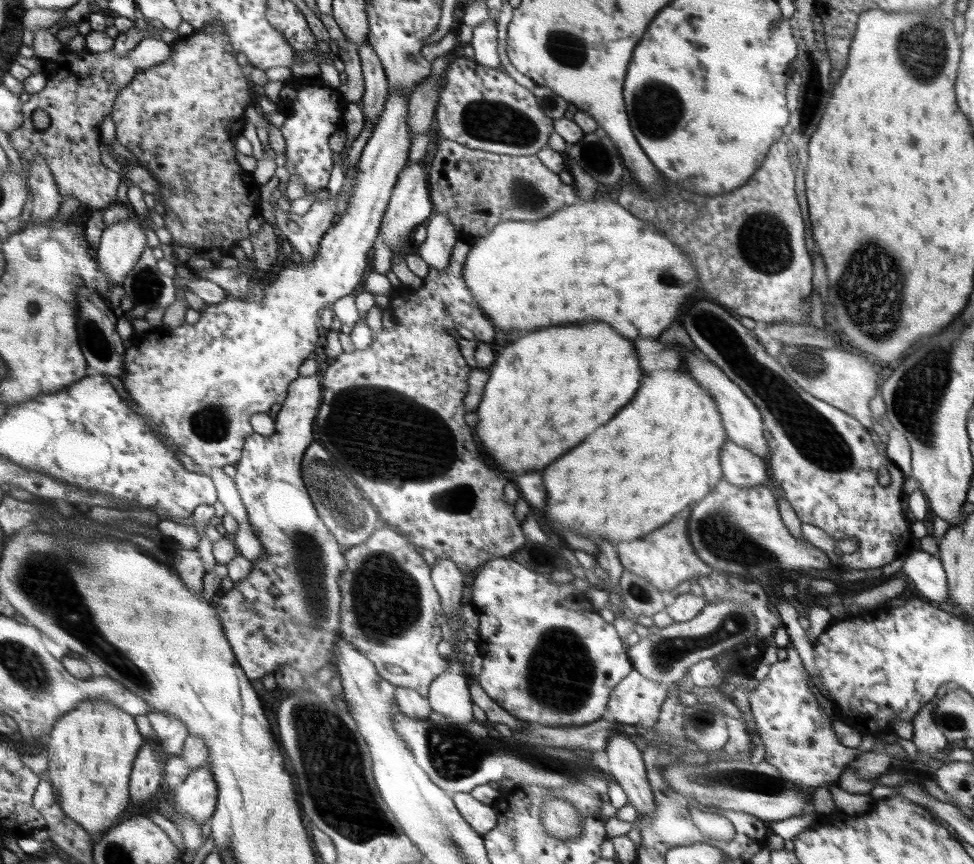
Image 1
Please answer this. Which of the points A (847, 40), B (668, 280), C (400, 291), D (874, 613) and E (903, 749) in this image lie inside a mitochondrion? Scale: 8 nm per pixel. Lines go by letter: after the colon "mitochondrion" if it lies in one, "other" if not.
A: other
B: other
C: other
D: other
E: other

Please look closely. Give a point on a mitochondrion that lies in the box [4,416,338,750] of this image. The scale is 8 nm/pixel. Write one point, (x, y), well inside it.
(40, 578)

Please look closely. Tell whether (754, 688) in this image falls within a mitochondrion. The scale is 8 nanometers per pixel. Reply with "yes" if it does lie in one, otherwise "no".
no

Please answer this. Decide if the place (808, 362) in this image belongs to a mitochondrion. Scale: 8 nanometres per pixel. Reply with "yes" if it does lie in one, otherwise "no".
yes

